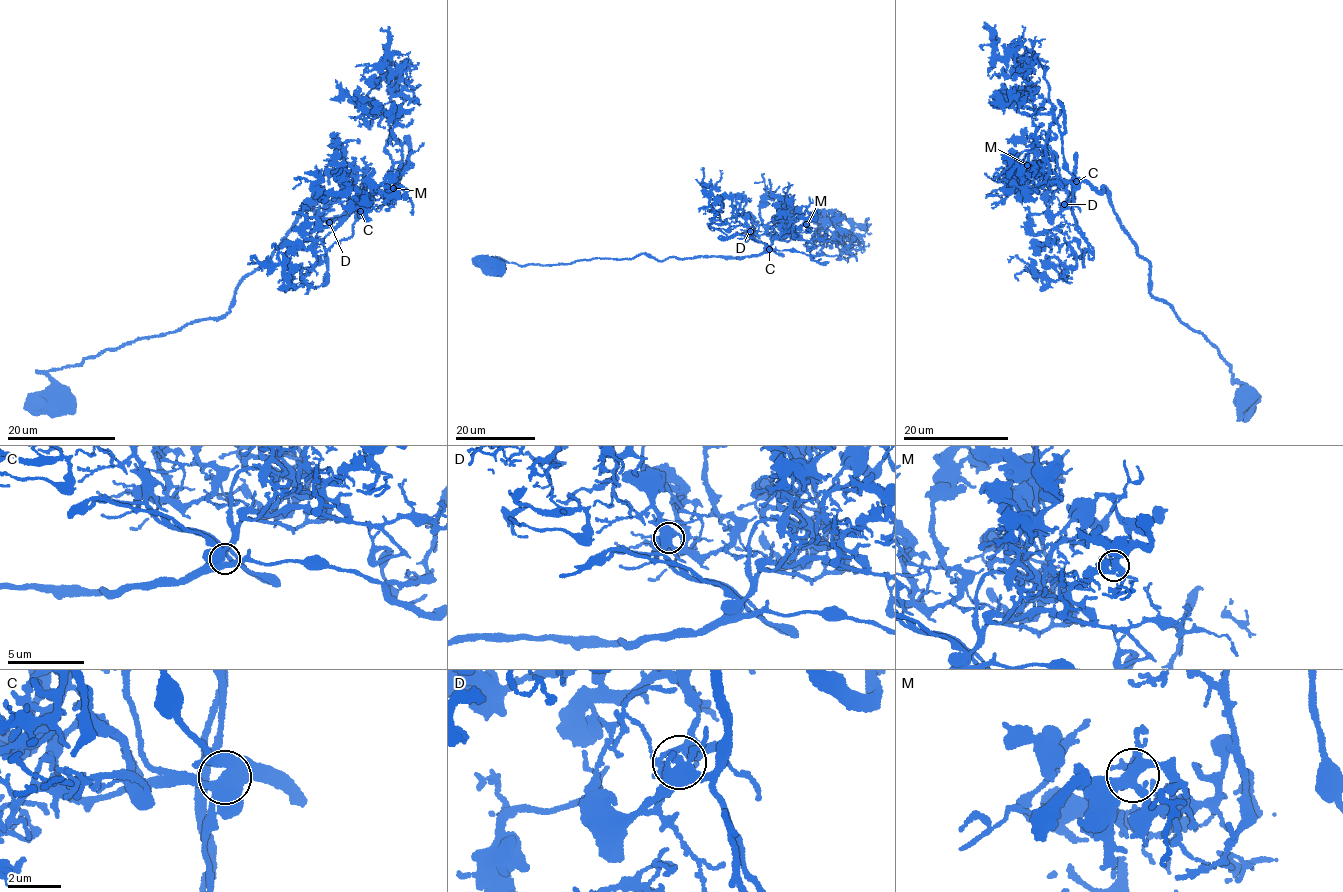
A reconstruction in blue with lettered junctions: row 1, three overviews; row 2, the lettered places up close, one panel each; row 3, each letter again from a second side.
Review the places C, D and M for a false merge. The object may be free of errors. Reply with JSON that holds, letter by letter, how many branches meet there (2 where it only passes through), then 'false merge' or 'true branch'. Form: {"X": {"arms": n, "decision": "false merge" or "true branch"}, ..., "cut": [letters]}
{"C": {"arms": 5, "decision": "true branch"}, "D": {"arms": 6, "decision": "true branch"}, "M": {"arms": 6, "decision": "true branch"}, "cut": []}

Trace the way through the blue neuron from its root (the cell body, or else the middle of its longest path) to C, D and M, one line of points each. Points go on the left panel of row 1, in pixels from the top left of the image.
C: (63, 397), (46, 371), (225, 316), (235, 288), (269, 260), (303, 211), (326, 219), (360, 211)
D: (63, 397), (46, 371), (225, 316), (235, 288), (303, 211), (357, 218), (353, 235), (326, 250), (328, 222)
M: (63, 397), (46, 371), (225, 316), (235, 288), (303, 211), (346, 215), (375, 193), (395, 196), (393, 188)

